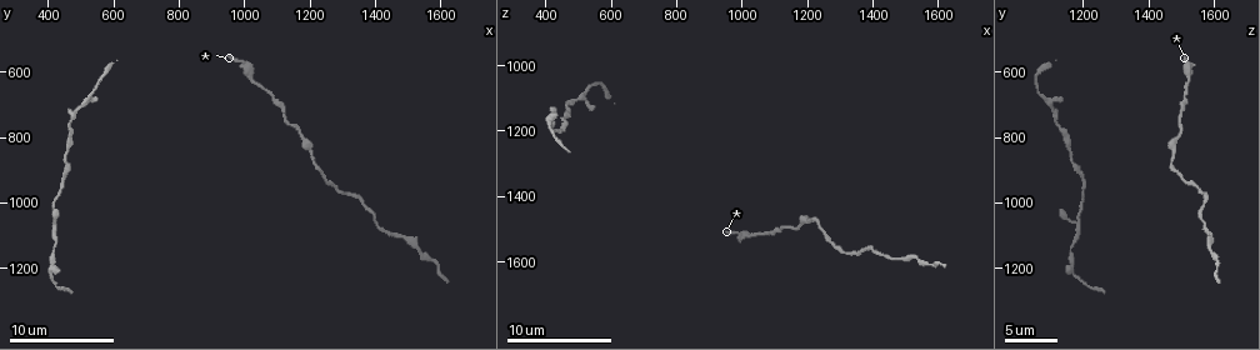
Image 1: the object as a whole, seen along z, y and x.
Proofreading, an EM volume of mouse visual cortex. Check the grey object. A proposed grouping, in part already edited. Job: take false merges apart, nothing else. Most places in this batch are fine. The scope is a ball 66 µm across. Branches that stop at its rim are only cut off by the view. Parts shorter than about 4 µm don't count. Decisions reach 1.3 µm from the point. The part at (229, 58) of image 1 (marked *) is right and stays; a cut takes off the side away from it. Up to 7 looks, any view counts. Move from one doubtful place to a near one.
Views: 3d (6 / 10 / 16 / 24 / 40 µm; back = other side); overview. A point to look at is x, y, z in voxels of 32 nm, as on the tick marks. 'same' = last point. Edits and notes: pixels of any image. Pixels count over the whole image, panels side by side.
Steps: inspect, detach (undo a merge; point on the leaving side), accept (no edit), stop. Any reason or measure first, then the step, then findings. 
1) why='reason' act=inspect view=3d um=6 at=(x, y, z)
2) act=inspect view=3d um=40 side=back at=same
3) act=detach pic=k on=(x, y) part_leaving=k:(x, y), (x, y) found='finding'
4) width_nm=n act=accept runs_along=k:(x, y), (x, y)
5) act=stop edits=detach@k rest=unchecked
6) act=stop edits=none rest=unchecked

why='calibre changes' act=inspect view=3d um=6 at=(1130, 720, 1500)

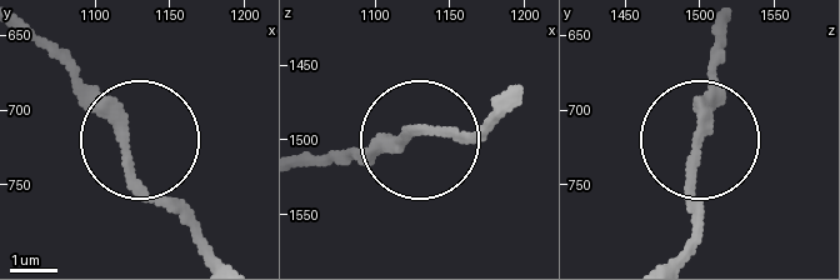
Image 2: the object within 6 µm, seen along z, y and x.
act=accept runs_along=2:(29, 29), (113, 125), (136, 184), (204, 240) found='continuous, no second cell'

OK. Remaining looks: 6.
why='narrows sharply' act=inspect view=3d um=10 at=(450, 850, 1160)

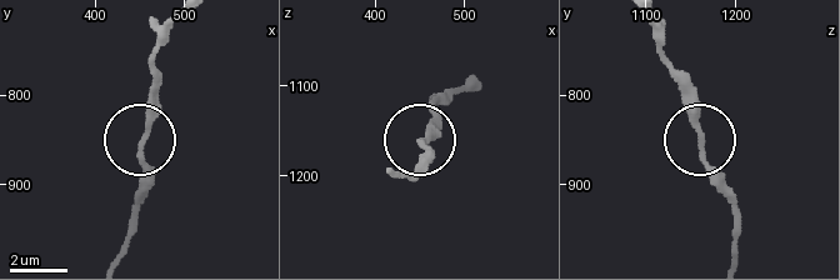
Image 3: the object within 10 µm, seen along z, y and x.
act=accept found='all the same cell'

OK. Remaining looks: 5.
why='narrows sharply' act=inspect view=3d um=10 at=(1400, 1050, 1570)

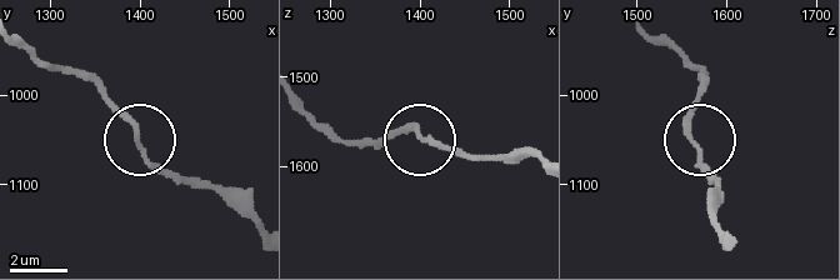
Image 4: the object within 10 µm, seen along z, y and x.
act=accept runs_along=4:(305, 111), (348, 140), (410, 133), (468, 159) found='continuous, no second cell'

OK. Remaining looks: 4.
act=stop edits=none rest=unchecked

